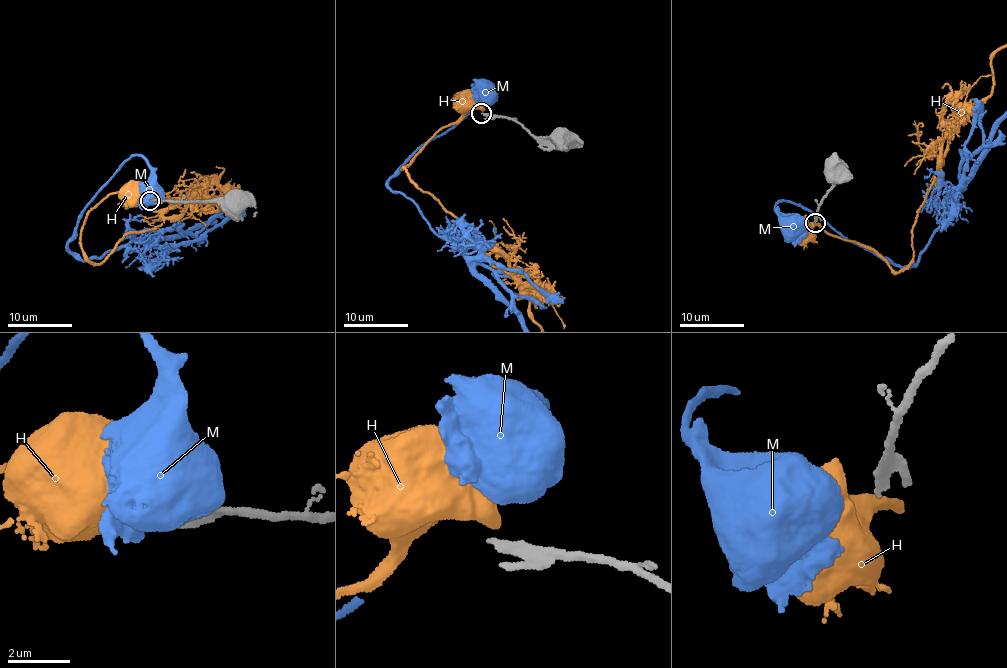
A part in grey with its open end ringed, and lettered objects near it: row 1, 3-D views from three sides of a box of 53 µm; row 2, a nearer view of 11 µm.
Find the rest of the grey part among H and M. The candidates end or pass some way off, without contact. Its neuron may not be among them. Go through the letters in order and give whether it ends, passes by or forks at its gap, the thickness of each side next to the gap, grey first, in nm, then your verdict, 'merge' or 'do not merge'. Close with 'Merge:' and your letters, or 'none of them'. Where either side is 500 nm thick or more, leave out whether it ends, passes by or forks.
H: 240 nm thick on the grey side, 850 nm on the other; do not merge
M: 240 nm thick on the grey side, 850 nm on the other; do not merge
Merge: none of them

